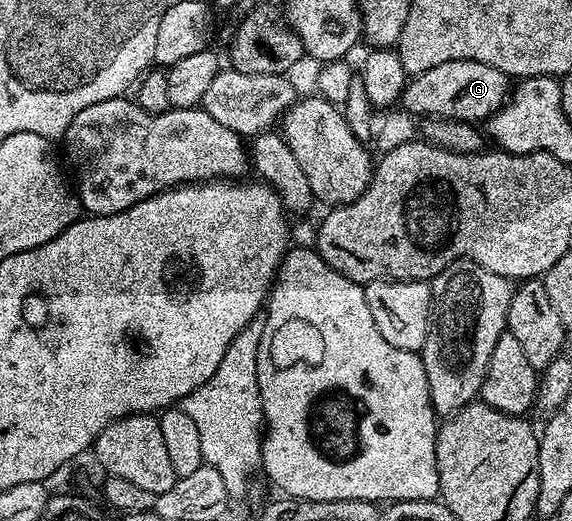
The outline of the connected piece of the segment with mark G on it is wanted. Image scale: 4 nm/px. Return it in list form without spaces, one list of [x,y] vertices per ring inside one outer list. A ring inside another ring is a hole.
[[[456,59],[443,61],[443,65],[427,69],[427,73],[412,76],[405,84],[405,92],[399,103],[414,117],[440,117],[474,124],[477,119],[492,119],[495,112],[505,105],[510,94],[510,76],[495,69],[495,65],[483,65],[483,61]]]

